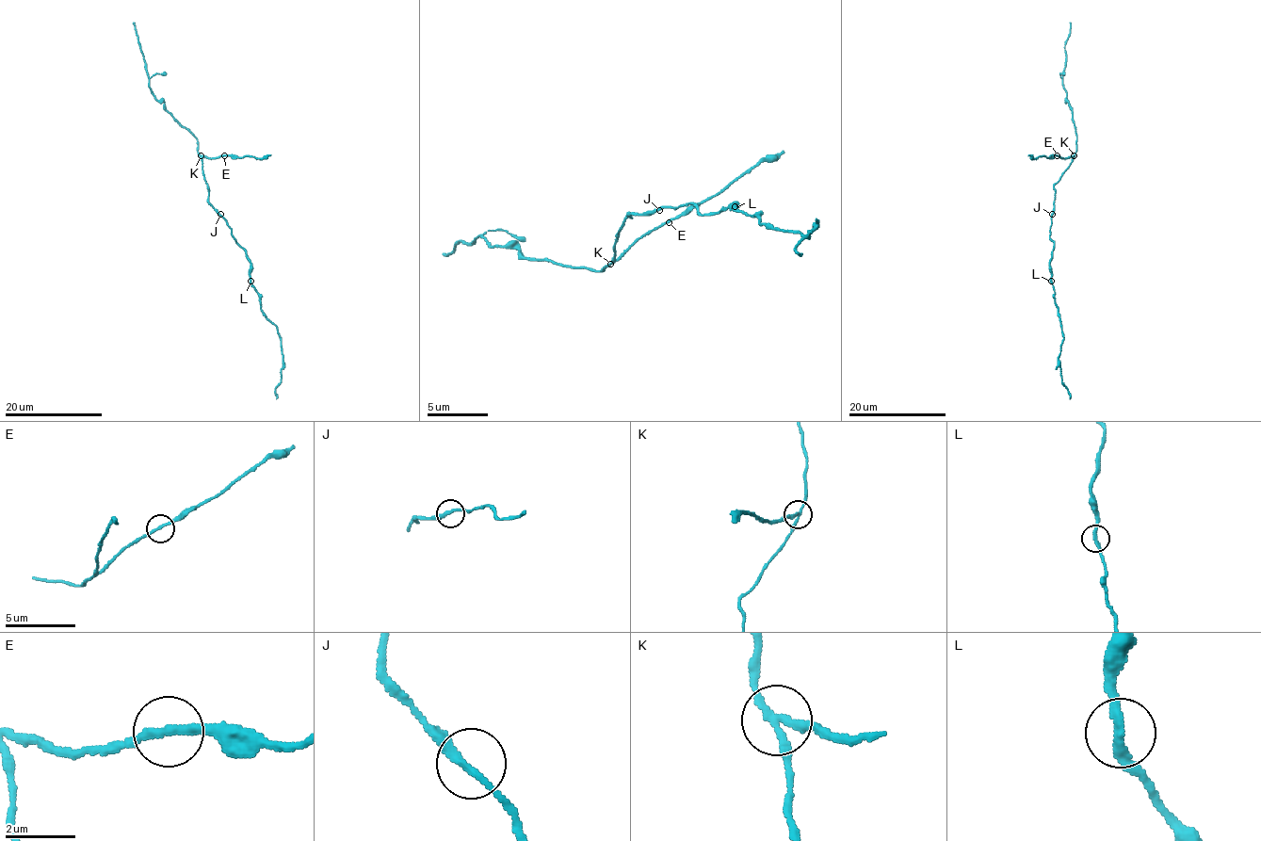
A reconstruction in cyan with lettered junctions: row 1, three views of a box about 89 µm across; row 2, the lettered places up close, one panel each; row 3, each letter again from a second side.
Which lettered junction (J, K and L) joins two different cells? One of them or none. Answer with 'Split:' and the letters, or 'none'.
Split: K

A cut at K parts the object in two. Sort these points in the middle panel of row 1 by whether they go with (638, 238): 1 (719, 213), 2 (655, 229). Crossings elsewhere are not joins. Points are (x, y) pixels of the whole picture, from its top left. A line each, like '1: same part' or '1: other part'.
1: other part
2: same part

